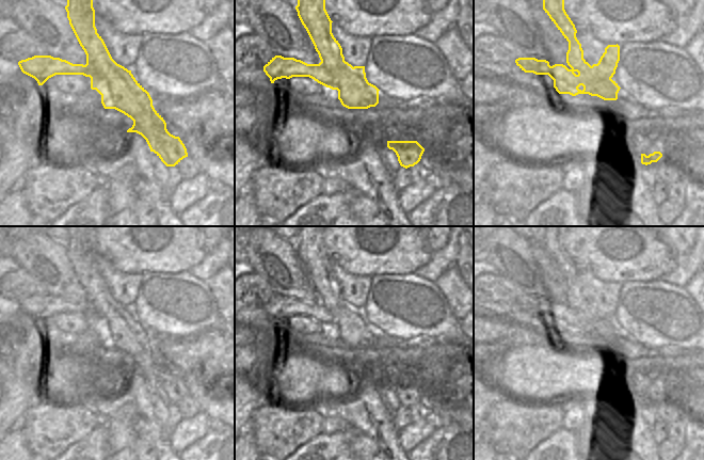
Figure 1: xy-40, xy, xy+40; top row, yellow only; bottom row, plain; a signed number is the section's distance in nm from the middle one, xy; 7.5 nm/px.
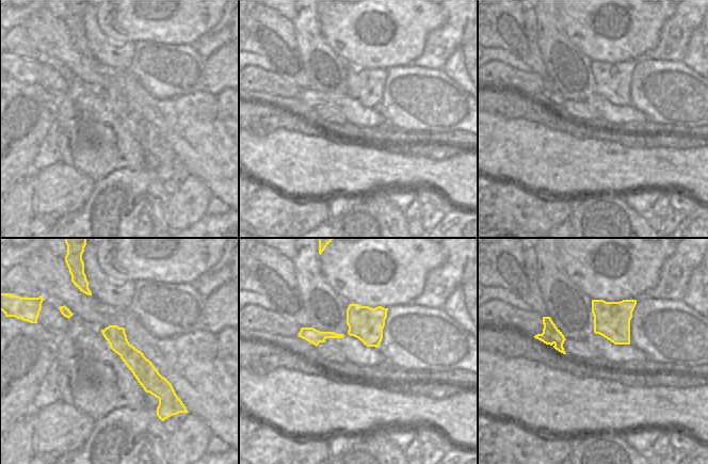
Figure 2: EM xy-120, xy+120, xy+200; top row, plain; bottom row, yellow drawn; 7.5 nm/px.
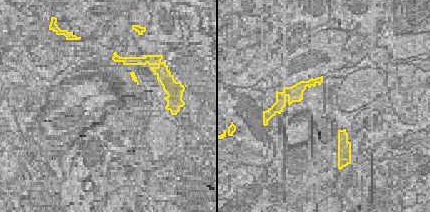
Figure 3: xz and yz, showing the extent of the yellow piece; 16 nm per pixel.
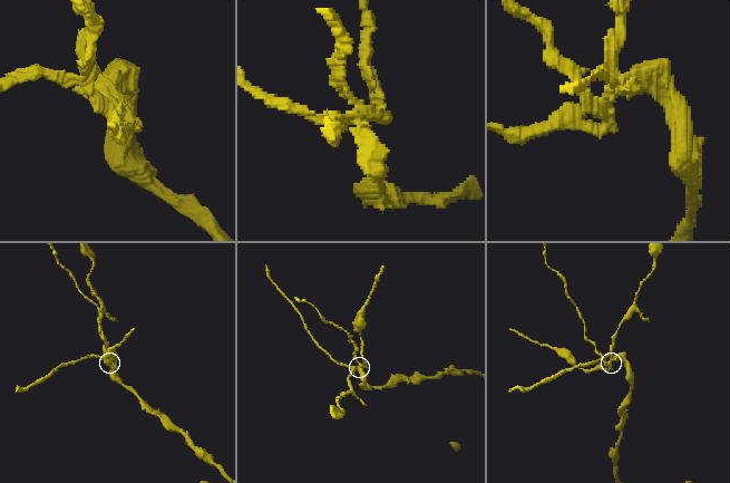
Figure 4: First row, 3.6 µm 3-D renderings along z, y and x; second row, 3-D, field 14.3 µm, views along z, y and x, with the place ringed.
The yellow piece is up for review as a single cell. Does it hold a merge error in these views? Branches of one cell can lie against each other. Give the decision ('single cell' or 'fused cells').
fused cells

